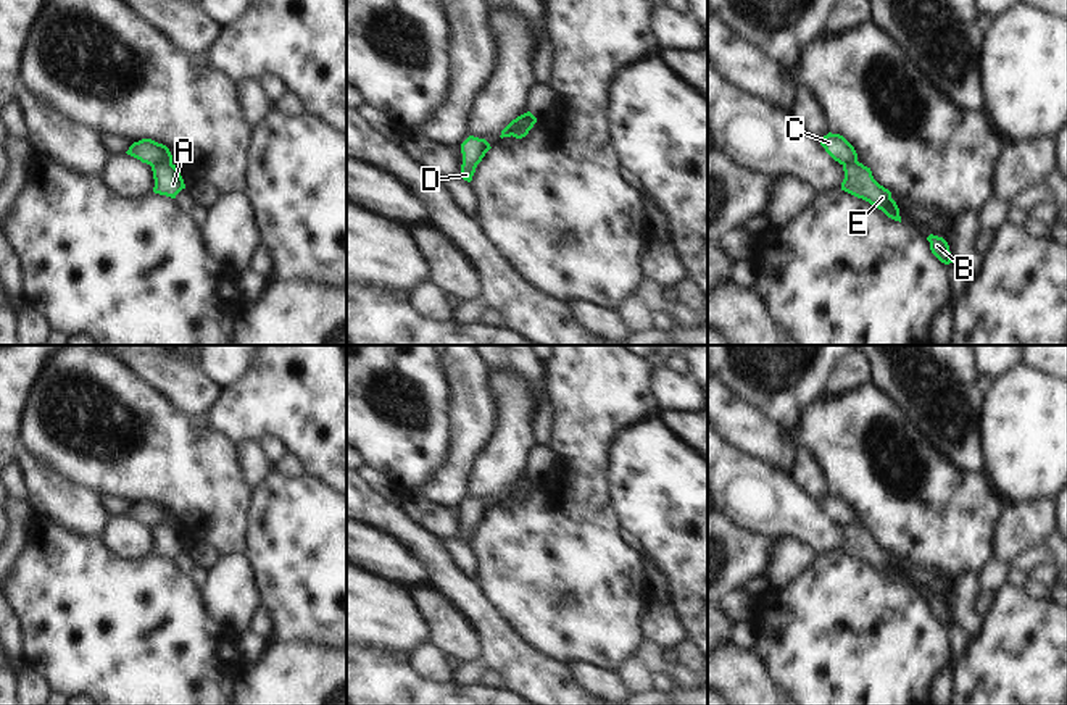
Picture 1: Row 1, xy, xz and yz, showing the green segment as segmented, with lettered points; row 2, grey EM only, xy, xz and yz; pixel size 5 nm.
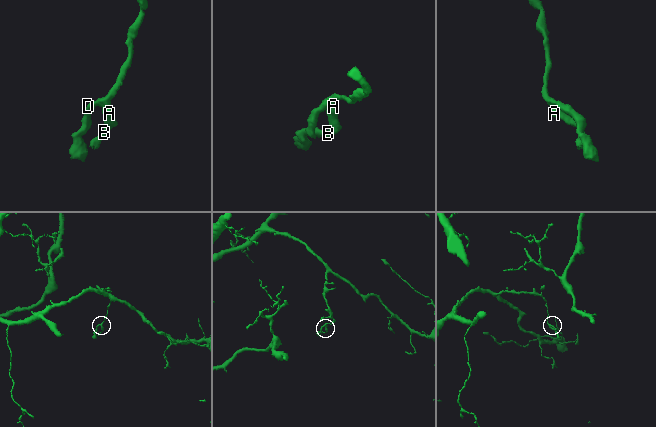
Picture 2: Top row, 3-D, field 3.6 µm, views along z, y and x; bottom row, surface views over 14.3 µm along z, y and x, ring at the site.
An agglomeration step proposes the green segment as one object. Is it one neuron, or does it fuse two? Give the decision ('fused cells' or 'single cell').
fused cells

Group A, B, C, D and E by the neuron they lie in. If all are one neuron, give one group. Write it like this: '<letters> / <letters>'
A B E / C D

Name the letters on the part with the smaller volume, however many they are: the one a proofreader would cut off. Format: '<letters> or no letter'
A, B, E

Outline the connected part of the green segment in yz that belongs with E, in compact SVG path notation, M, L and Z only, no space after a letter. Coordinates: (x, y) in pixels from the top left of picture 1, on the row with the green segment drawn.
M854 161L845 165L843 171L845 179L841 182L841 190L869 202L888 218L901 223L899 208L891 198L891 192L874 179L870 168Z

